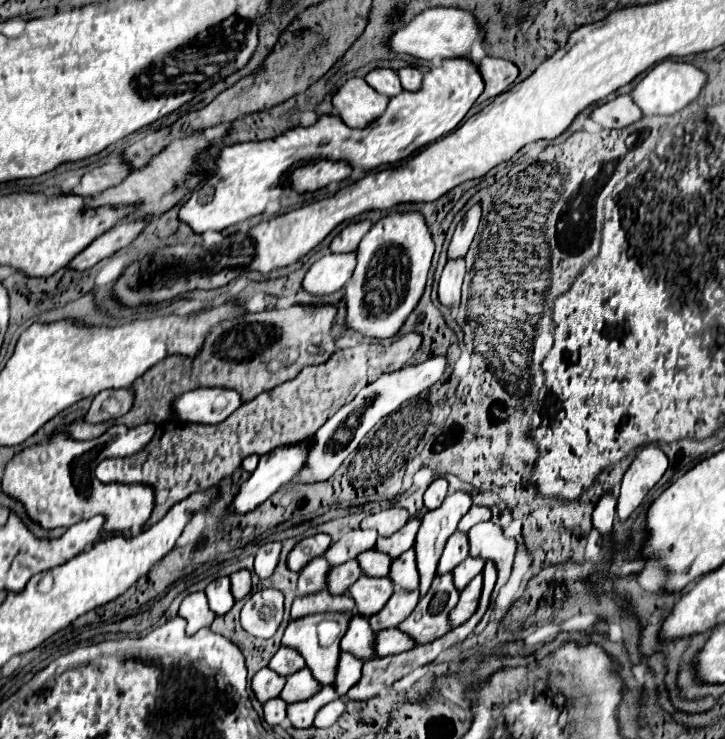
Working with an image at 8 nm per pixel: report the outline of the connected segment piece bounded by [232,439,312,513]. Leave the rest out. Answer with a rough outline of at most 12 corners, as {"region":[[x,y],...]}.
{"region":[[312,439],[262,455],[232,503],[256,509],[294,481]]}

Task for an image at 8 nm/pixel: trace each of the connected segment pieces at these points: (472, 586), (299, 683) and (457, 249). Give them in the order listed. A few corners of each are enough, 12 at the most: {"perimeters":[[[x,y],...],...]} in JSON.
{"perimeters":[[[482,575],[474,577],[452,609],[452,627],[462,625],[478,607]],[[304,667],[286,679],[286,703],[314,697],[320,683]],[[480,203],[458,223],[448,257],[464,257],[480,225]]]}

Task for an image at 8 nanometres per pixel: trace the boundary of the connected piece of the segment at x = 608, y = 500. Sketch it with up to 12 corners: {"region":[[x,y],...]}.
{"region":[[604,493],[596,503],[592,523],[610,535],[616,517],[616,499]]}

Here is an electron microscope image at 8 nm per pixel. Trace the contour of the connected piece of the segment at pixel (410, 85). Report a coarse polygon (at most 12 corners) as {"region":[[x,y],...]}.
{"region":[[416,67],[398,71],[406,91],[418,91],[422,85],[422,71]]}

